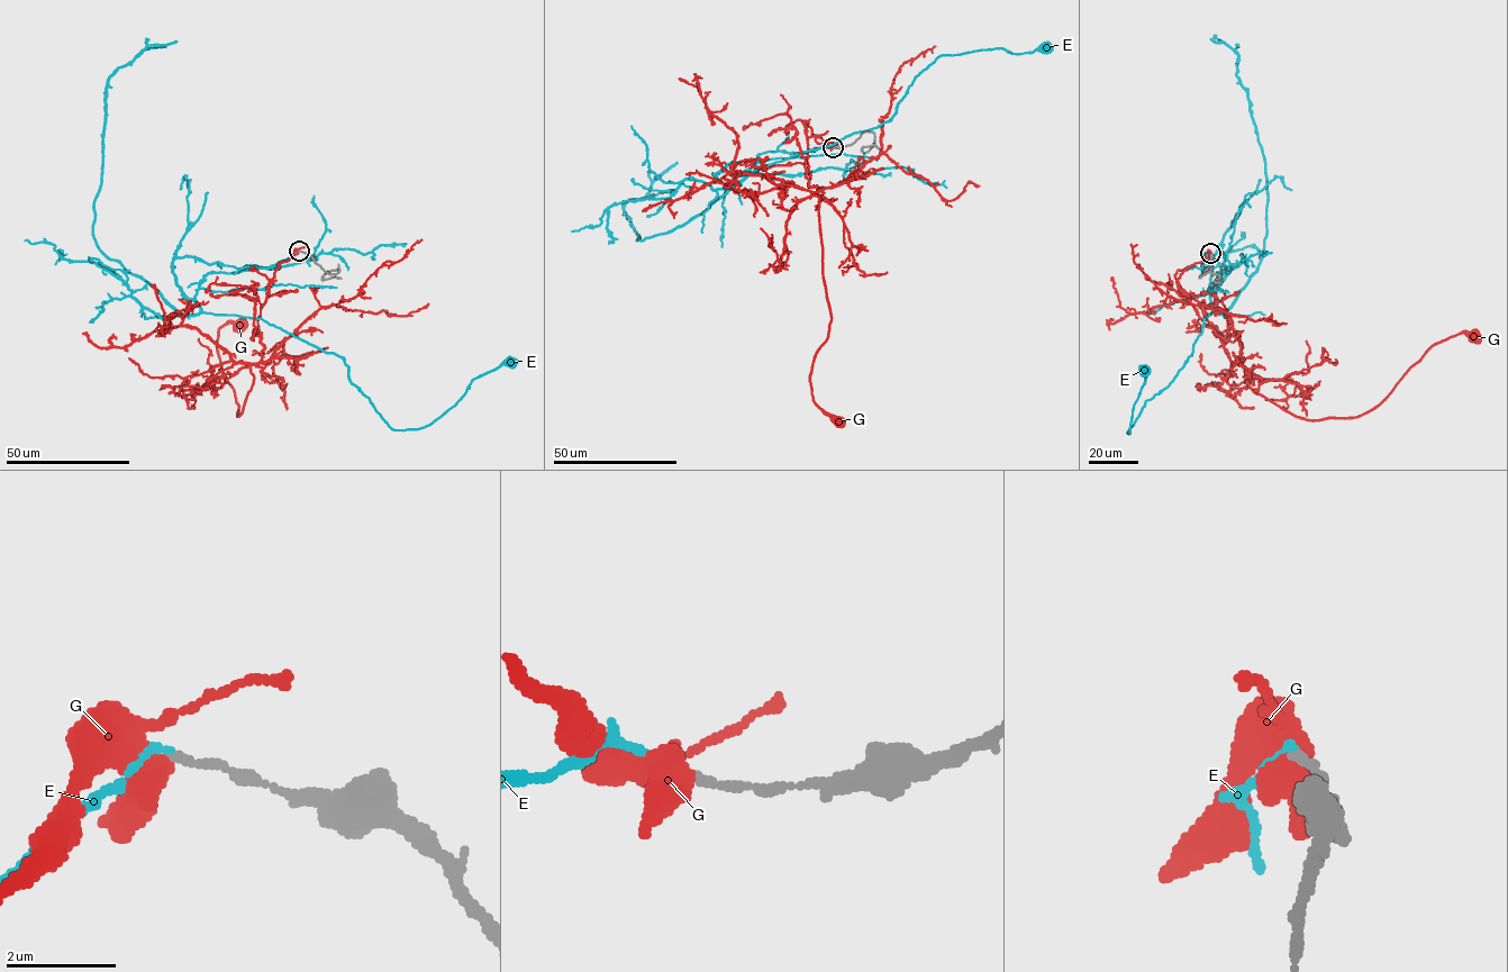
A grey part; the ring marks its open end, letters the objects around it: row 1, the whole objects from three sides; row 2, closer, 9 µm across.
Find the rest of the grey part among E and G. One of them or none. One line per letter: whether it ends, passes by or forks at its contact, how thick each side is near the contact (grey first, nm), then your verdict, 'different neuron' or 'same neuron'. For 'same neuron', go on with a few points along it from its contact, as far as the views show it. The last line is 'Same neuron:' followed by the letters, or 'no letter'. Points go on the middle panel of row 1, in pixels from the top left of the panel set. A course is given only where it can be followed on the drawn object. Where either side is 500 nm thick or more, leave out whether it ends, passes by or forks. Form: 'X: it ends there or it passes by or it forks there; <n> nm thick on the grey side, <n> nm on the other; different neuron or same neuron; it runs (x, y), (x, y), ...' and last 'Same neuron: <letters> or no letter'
E: it ends there; 140 nm thick on the grey side, 100 nm on the other; same neuron; it runs (833, 147), (761, 153), (714, 174), (747, 174), (879, 126), (896, 112), (915, 76), (942, 55), (1046, 48)
G: it forks there; 140 nm thick on the grey side, 420 nm on the other; different neuron
Same neuron: E

